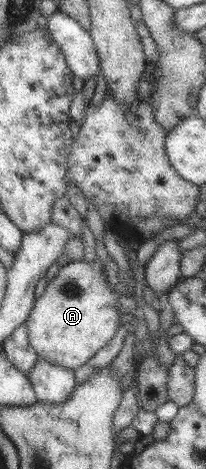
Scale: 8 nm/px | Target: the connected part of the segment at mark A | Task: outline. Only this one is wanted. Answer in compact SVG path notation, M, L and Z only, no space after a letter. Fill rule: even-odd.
M69 261L60 266L56 277L47 280L42 295L33 301L33 308L26 319L28 341L37 357L43 357L53 364L66 369L77 370L85 364L94 352L103 348L115 336L120 323L118 295L109 288L106 273L102 271L99 262Z

